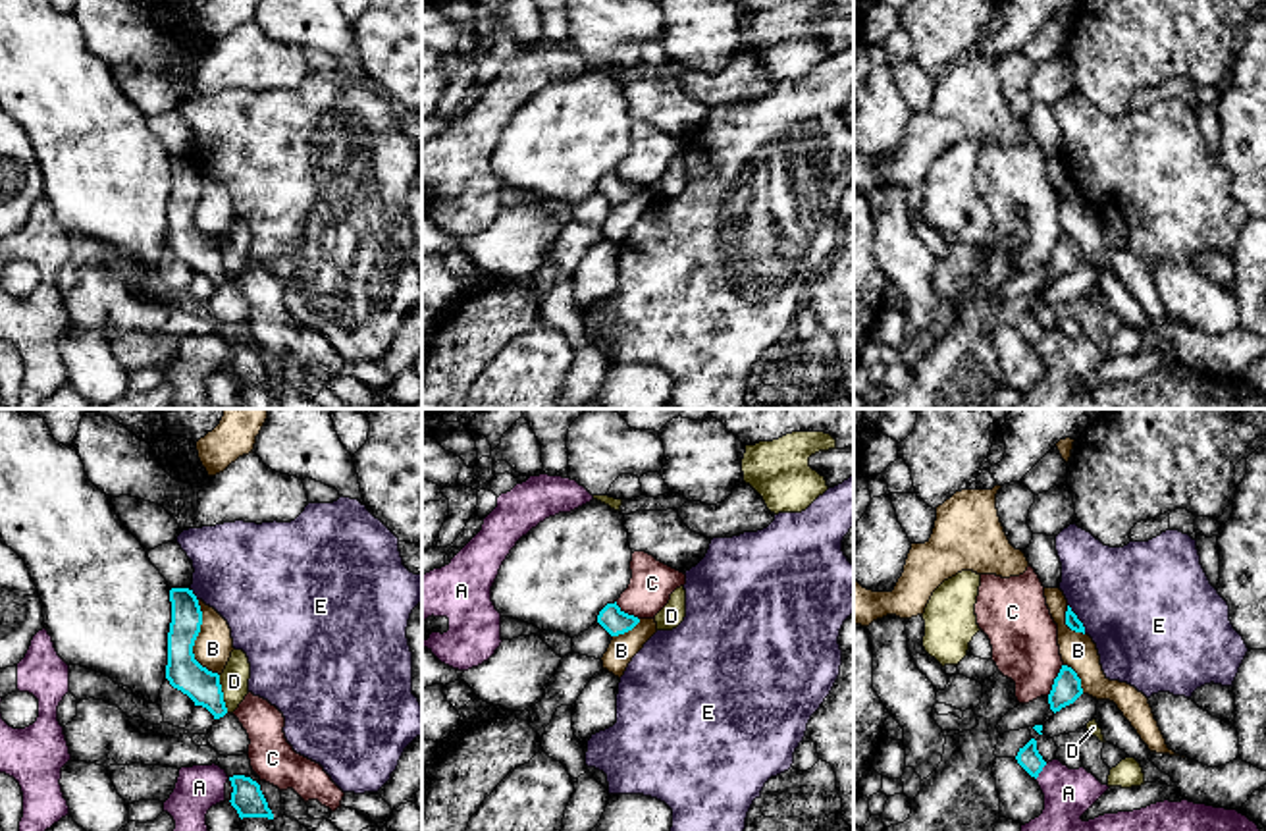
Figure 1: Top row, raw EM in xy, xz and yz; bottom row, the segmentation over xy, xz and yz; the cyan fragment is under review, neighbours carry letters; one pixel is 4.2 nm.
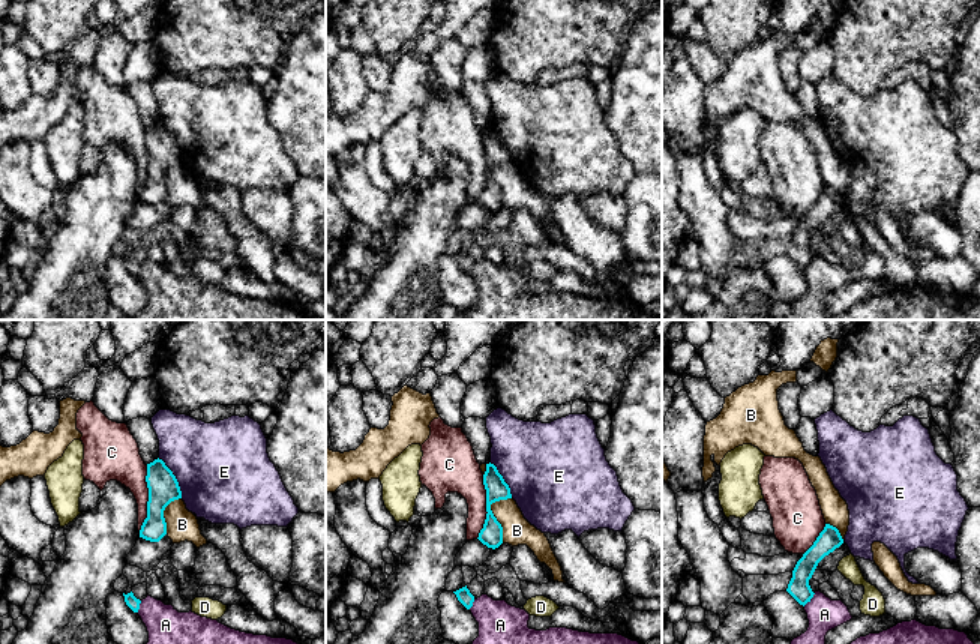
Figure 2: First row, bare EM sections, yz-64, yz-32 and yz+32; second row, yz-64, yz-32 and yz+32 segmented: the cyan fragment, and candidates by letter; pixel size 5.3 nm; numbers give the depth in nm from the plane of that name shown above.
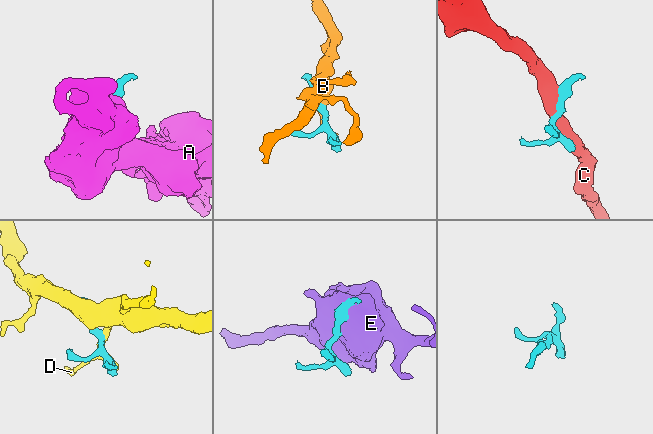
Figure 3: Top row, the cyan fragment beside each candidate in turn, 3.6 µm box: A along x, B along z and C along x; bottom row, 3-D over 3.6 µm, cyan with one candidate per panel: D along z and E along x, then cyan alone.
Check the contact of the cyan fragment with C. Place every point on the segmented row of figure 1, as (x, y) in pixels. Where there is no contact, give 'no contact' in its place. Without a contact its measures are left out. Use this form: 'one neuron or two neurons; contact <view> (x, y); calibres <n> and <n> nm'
two neurons; contact yz (1054, 679); calibres 120 and 280 nm

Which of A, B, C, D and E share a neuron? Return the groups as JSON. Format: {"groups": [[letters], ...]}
{"groups": [["A"], ["B"], ["C"], ["D"], ["E"]]}

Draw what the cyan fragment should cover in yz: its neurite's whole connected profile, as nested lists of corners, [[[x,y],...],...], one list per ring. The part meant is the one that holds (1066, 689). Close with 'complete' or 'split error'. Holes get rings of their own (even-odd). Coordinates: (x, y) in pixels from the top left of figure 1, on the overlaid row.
[[[1062,665],[1048,694],[1050,710],[1056,713],[1062,708],[1073,704],[1081,694],[1083,694],[1081,679],[1071,667]]]; complete

